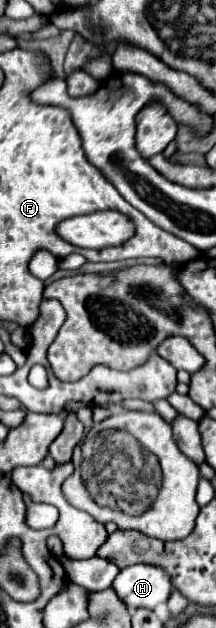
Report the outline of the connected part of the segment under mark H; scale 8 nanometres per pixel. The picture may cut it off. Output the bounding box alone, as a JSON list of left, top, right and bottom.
[112,565,172,609]

